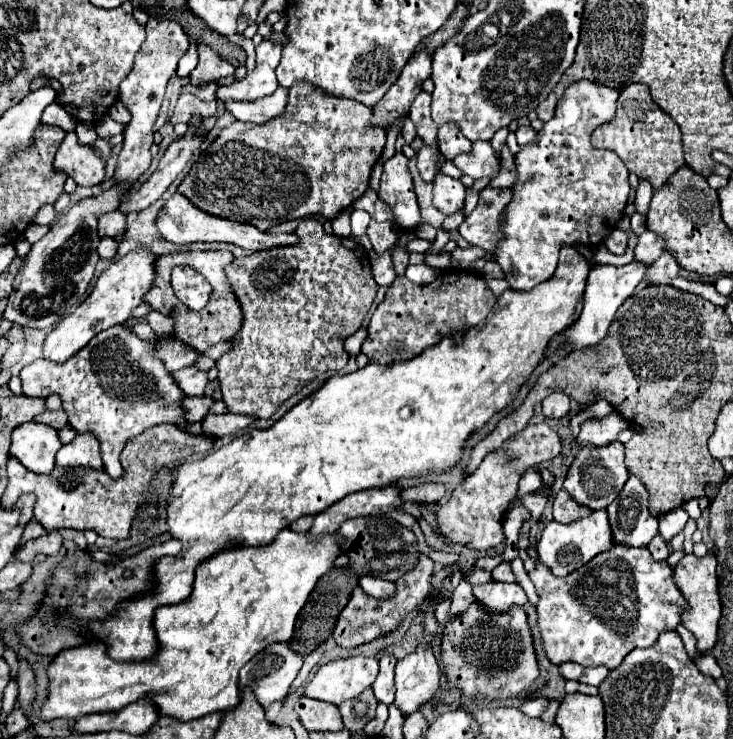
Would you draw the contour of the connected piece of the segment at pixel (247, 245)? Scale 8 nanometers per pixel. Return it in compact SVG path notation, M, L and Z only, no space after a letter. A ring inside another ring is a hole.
M176 192L166 204L164 208L158 212L156 218L156 226L160 230L160 234L174 244L192 244L192 242L230 242L236 244L244 250L256 252L256 250L266 250L272 246L288 246L292 242L296 242L294 234L280 234L280 236L270 236L266 232L260 232L256 226L252 224L240 224L240 222L232 222L228 218L212 218L212 214L204 214L204 210L196 210L196 206L192 206L192 202L188 202L188 198L184 198L184 194Z

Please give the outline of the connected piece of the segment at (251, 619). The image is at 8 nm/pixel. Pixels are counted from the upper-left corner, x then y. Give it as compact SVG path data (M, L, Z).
M282 530L272 544L268 546L232 546L228 550L222 550L220 554L214 554L212 558L206 558L198 568L196 568L196 580L194 580L194 590L190 594L188 600L176 604L176 606L162 606L156 610L154 614L154 630L156 630L156 636L158 636L158 642L160 642L160 650L158 654L152 658L152 660L146 660L146 662L114 662L104 646L100 642L94 642L94 644L84 644L84 646L76 646L76 648L68 648L68 650L62 650L54 662L50 664L50 670L48 670L48 678L50 678L50 688L48 688L48 700L40 712L42 720L52 720L52 718L78 718L78 716L84 716L84 714L94 714L94 712L116 712L124 706L128 706L130 702L136 702L138 698L142 696L152 696L152 700L156 702L158 710L162 716L174 716L178 720L192 720L192 718L202 718L206 714L212 714L212 712L220 712L220 710L234 710L238 704L240 704L240 688L238 688L238 672L240 668L252 658L256 656L260 650L264 650L268 644L272 642L284 642L284 640L290 640L292 634L294 634L294 626L296 626L296 618L300 616L300 608L306 606L316 582L328 572L334 568L334 560L344 552L344 542L348 542L348 538L344 536L338 536L336 532L332 534L322 534L320 540L314 540L308 532L304 534L298 534L294 530Z

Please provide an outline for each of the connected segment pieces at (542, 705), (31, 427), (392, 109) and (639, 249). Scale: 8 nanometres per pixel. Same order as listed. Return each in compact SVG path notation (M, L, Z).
M532 698L532 700L528 700L520 710L522 710L524 714L528 714L528 716L540 718L540 714L544 714L546 706L548 706L548 698Z
M28 422L12 432L10 456L18 458L36 474L50 474L54 470L54 456L60 448L62 440L58 430L38 422Z
M426 52L416 54L410 58L408 66L404 66L400 78L392 84L392 88L386 92L386 96L374 106L374 118L372 124L382 124L384 128L390 128L398 116L408 114L410 102L418 96L422 90L422 82L430 76L430 60L432 56Z
M646 230L638 240L634 258L644 264L652 264L662 252L664 252L664 238L658 238L658 234L652 230Z

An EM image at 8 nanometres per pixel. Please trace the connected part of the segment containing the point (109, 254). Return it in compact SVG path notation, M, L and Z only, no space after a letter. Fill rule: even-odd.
M104 237L98 246L98 255L104 259L112 259L117 254L117 242L114 238Z

